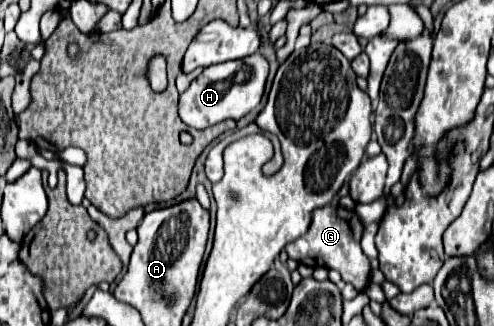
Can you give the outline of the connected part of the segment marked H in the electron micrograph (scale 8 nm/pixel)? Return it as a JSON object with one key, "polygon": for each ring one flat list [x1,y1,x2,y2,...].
{"polygon":[[254,53,254,55,248,55,238,61,226,61,220,65,206,67,192,81,188,91,184,91,180,95,180,105,178,105,180,119,188,127,194,127,194,129,206,129,224,119,234,119,234,121,242,119,262,101,268,71,270,71,270,67,262,53]]}

